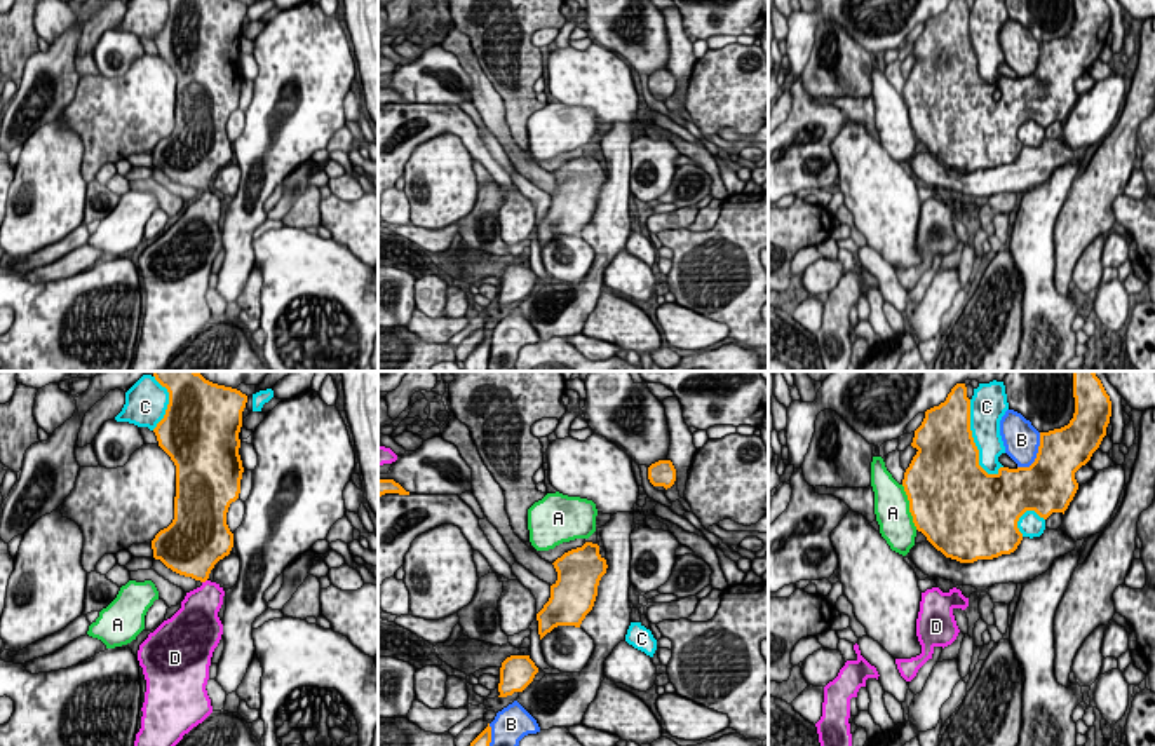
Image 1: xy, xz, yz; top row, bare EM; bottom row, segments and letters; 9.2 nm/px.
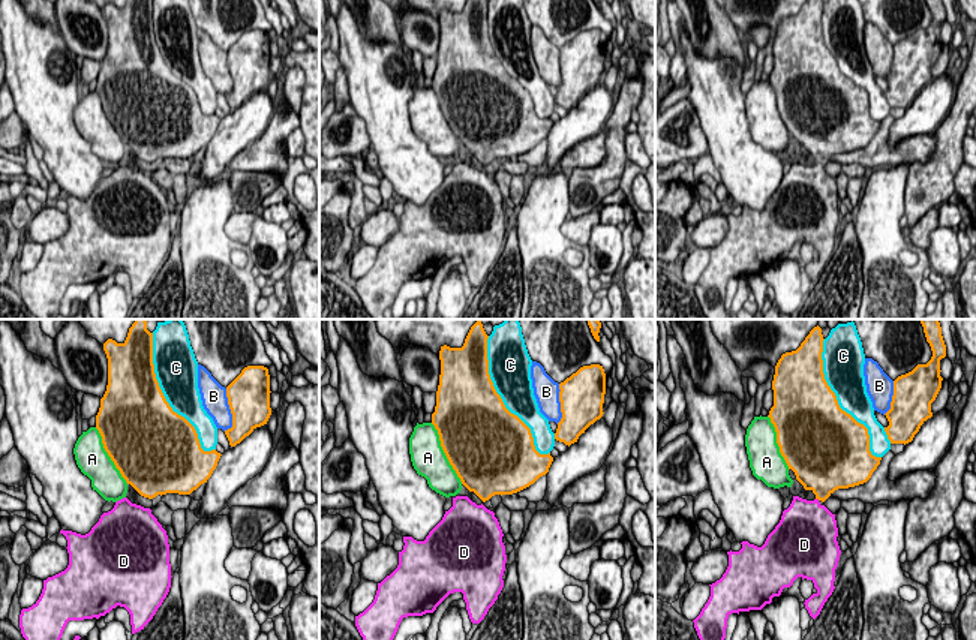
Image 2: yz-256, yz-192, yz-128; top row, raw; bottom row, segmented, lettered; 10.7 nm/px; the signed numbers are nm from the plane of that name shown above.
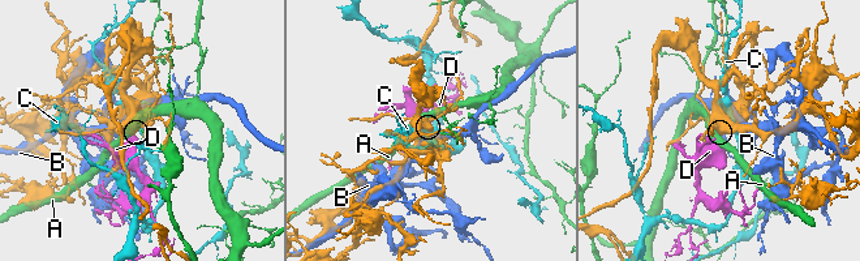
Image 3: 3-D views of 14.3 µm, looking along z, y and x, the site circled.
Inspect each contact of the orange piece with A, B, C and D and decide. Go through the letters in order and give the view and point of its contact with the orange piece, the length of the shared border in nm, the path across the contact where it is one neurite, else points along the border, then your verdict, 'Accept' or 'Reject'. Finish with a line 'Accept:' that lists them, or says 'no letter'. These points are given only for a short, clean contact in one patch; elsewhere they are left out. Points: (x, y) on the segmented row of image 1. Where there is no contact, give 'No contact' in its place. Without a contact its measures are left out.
A: Touches orange at yz (910, 508). Shared border 440 nm. Reject
B: Touches orange at yz (1037, 455). Shared border 400 nm. Reject
C: Touches orange at yz (972, 441). Shared border 750 nm. Reject
D: Touches orange at xy (204, 581). Shared border 60 nm. Path across: xy (194, 556), (204, 581), (201, 607). Accept
Accept: D

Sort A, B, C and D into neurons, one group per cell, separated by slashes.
A / B / C / D

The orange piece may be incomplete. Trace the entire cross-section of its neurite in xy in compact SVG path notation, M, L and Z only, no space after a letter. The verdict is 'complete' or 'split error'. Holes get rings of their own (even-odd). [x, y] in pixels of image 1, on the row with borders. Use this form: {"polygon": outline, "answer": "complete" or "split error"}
{"polygon": "M153 371L153 376L169 392L165 415L153 432L159 446L176 465L174 519L152 540L153 558L179 575L200 580L202 586L186 593L181 608L139 645L138 661L146 692L134 746L176 746L213 713L206 685L213 652L223 634L218 612L225 591L209 580L209 573L233 547L226 512L240 493L244 467L239 455L239 432L247 396L213 383L197 371Z", "answer": "split error"}

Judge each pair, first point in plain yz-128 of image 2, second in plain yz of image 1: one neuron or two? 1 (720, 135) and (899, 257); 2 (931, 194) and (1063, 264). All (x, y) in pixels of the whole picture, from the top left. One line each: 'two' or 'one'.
1: one
2: one

